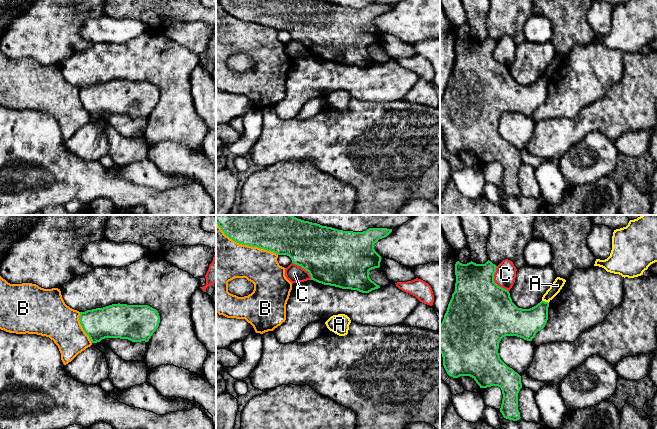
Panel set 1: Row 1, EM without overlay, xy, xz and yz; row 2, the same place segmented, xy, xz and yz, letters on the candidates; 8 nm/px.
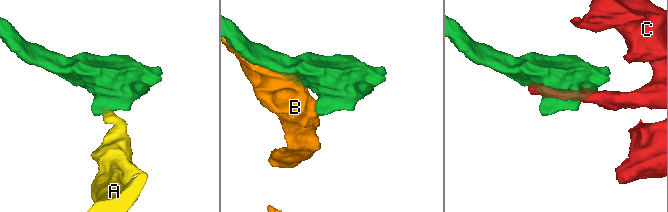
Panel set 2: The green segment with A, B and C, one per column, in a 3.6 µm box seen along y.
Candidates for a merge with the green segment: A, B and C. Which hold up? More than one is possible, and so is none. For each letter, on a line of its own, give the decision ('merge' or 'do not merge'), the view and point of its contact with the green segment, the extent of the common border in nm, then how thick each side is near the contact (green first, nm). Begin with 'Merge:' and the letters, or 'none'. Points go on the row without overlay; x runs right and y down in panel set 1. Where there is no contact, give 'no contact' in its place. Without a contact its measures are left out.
Merge: none
A: do not merge; meets green in yz at (544, 77); contact 60 nm long; 240 nm thick on the green side, 90 nm on the other
B: do not merge; meets green in xz at (247, 20); contact 550 nm long; 240 nm thick on the green side, 360 nm on the other
C: do not merge; meets green in yz at (493, 57); contact 220 nm long; 480 nm thick on the green side, 170 nm on the other

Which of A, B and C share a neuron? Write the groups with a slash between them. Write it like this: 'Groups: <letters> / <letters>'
Groups: A / B / C

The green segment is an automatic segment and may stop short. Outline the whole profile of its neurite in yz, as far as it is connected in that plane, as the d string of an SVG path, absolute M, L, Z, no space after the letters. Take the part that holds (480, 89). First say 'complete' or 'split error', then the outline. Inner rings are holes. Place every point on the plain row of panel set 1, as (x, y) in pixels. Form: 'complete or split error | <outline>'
complete | M489 36L485 40L476 40L472 37L467 40L456 38L455 67L440 100L440 129L443 133L443 142L449 152L453 154L470 152L480 164L500 163L503 170L500 188L504 194L517 197L521 194L518 186L518 169L522 164L521 152L500 135L499 119L505 112L517 112L532 117L536 109L547 99L549 79L541 77L530 85L518 84L512 78L509 67L494 58L496 44L497 42Z

